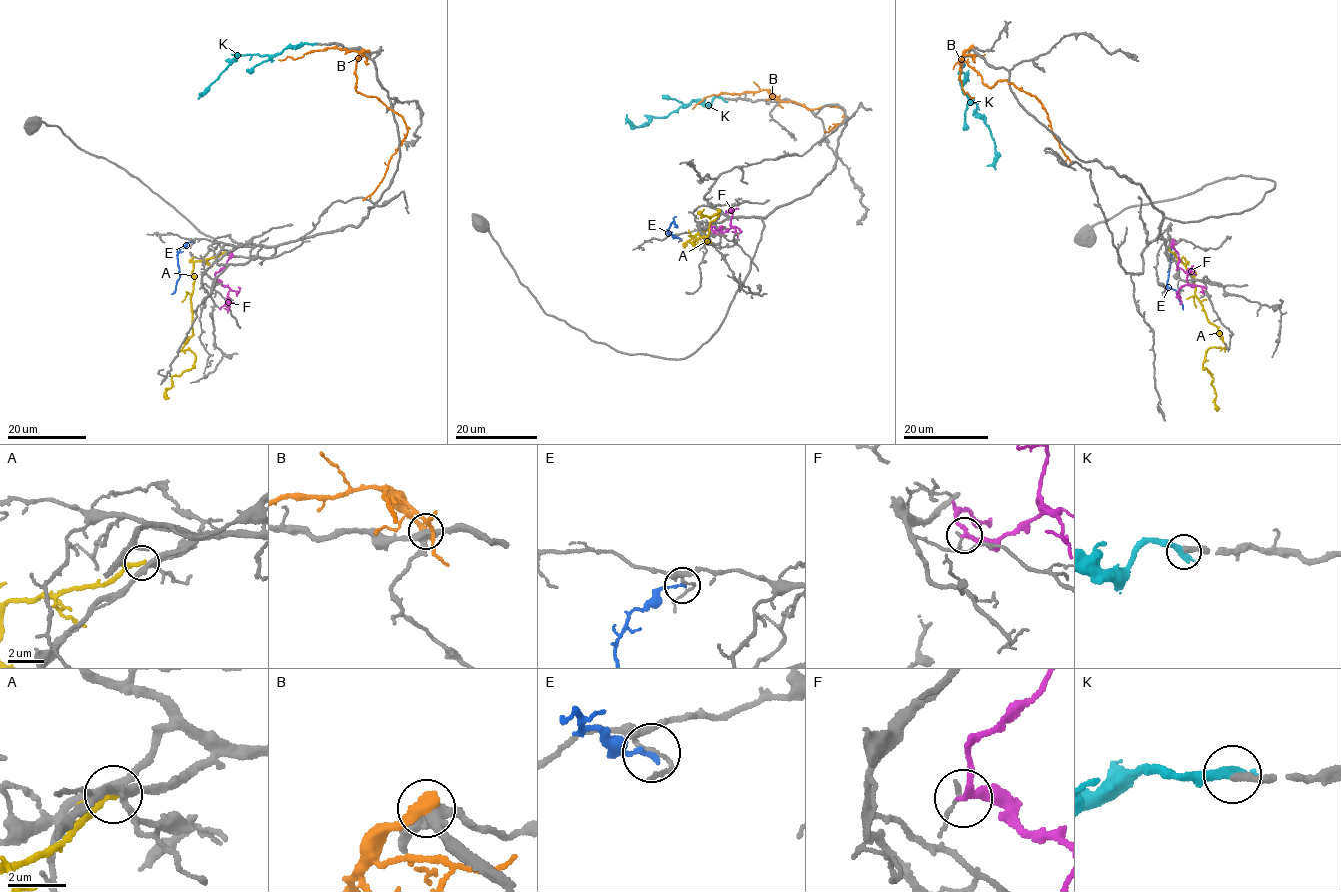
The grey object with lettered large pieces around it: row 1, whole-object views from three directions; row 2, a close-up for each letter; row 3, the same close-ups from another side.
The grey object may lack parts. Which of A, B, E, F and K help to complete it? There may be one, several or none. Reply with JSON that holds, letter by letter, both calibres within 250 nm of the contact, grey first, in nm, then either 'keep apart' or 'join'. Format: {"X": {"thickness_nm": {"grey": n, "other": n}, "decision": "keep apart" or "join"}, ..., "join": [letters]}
{"A": {"thickness_nm": {"grey": 240, "other": 180}, "decision": "keep apart"}, "B": {"thickness_nm": {"grey": 360, "other": 440}, "decision": "keep apart"}, "E": {"thickness_nm": {"grey": 110, "other": 170}, "decision": "keep apart"}, "F": {"thickness_nm": {"grey": 140, "other": 200}, "decision": "keep apart"}, "K": {"thickness_nm": {"grey": 280, "other": 400}, "decision": "keep apart"}, "join": []}

